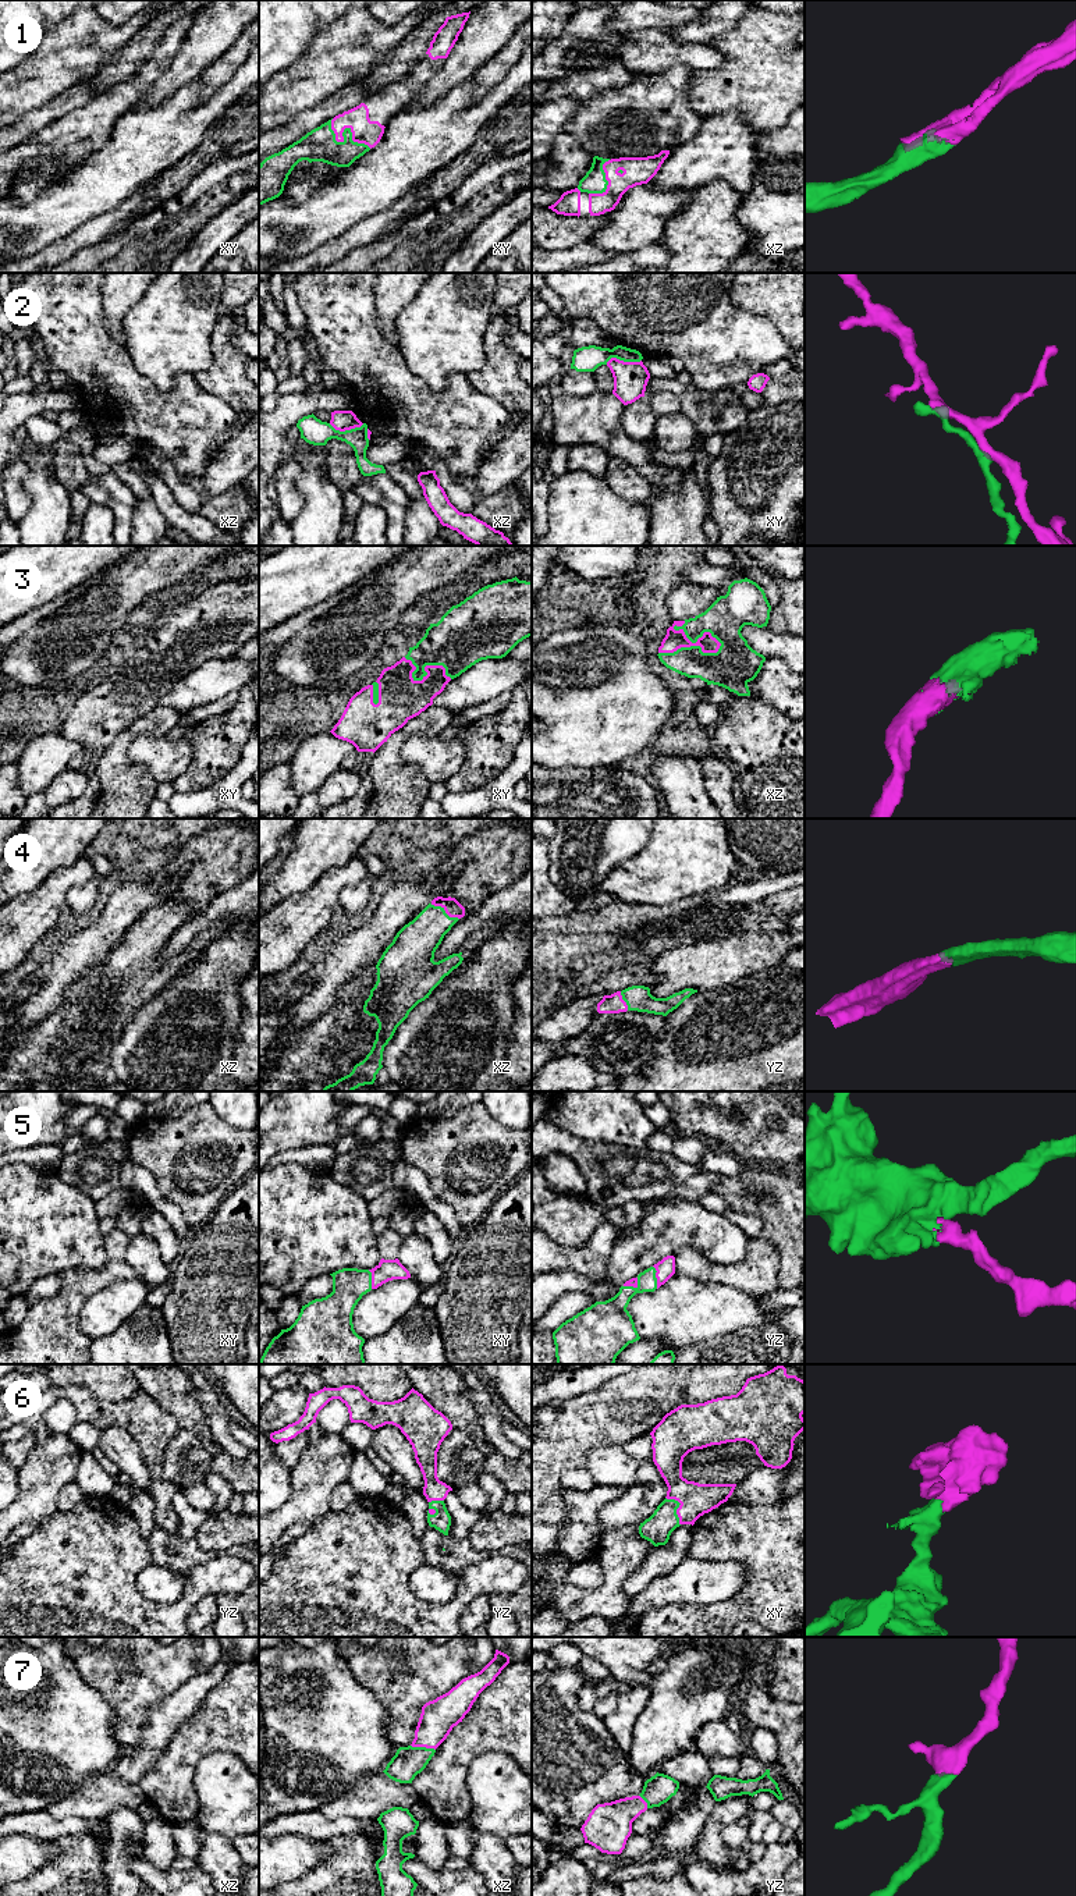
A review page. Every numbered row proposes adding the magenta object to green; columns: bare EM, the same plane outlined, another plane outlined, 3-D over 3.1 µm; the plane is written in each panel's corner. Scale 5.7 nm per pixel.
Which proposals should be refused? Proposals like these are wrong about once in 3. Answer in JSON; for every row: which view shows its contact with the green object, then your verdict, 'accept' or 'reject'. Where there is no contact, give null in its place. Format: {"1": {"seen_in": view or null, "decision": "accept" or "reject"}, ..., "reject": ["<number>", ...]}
{"1": {"seen_in": "xy", "decision": "accept"}, "2": {"seen_in": "xy", "decision": "reject"}, "3": {"seen_in": "xz", "decision": "accept"}, "4": {"seen_in": "xz", "decision": "accept"}, "5": {"seen_in": "yz", "decision": "accept"}, "6": {"seen_in": "xy", "decision": "accept"}, "7": {"seen_in": "xz", "decision": "accept"}, "reject": ["2"]}

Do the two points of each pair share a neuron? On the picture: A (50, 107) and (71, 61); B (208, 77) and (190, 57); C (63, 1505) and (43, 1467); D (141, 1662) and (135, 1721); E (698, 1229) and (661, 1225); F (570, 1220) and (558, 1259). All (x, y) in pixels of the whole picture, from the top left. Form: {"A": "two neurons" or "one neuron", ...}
{"A": "two neurons", "B": "two neurons", "C": "two neurons", "D": "one neuron", "E": "one neuron", "F": "two neurons"}

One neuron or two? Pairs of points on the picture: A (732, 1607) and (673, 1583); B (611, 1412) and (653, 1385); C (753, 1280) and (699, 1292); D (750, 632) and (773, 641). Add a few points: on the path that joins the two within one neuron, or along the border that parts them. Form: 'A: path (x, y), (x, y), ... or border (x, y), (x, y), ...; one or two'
A: border (746, 1583), (724, 1600), (709, 1604), (686, 1604); two
B: path (621, 1409), (636, 1402), (643, 1395); one
C: border (698, 1280), (730, 1284), (753, 1295); two
D: path (756, 638), (767, 641); one

